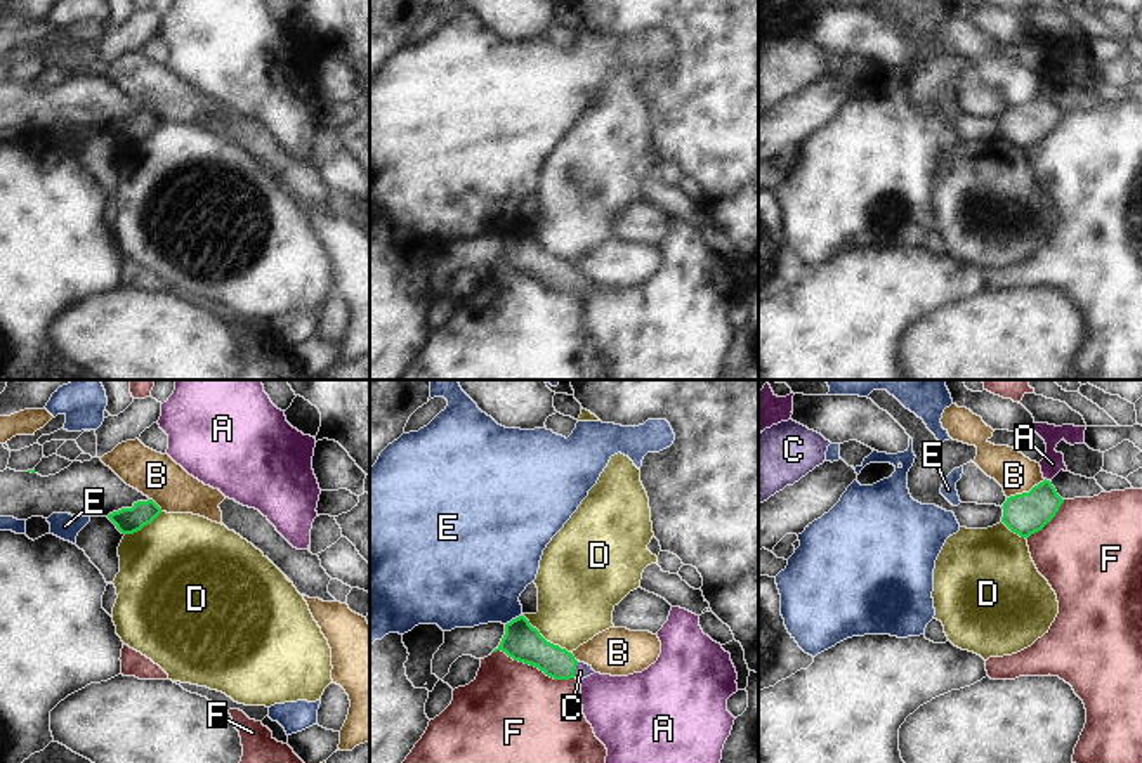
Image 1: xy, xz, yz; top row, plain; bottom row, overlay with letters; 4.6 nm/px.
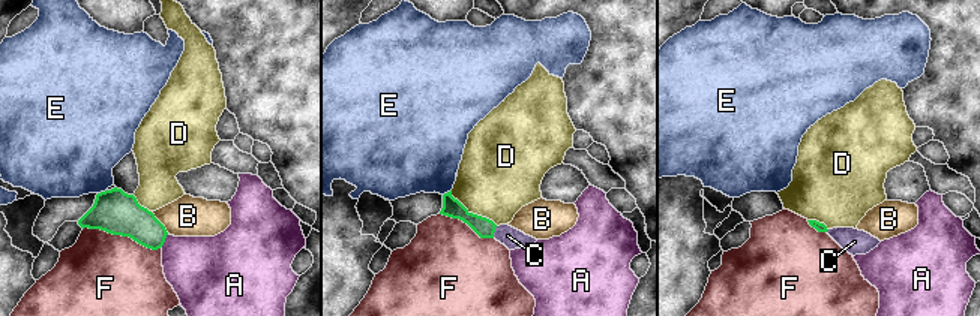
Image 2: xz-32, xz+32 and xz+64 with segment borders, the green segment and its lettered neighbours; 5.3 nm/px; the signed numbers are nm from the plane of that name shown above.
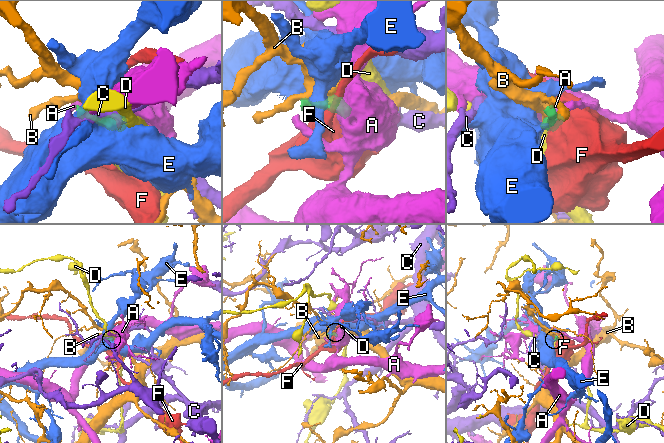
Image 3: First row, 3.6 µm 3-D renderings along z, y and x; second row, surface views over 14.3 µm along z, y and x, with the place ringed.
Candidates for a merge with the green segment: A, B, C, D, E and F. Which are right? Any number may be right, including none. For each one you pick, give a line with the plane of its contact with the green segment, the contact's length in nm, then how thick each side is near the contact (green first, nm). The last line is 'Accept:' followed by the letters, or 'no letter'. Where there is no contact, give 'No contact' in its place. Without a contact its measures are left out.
C: Touches green in xz. Shared border 80 nm. Thickness 160 nm (green) against 70 nm
Accept: C

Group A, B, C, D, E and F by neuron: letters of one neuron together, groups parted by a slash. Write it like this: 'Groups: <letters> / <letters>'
Groups: A / B / C / D / E / F

